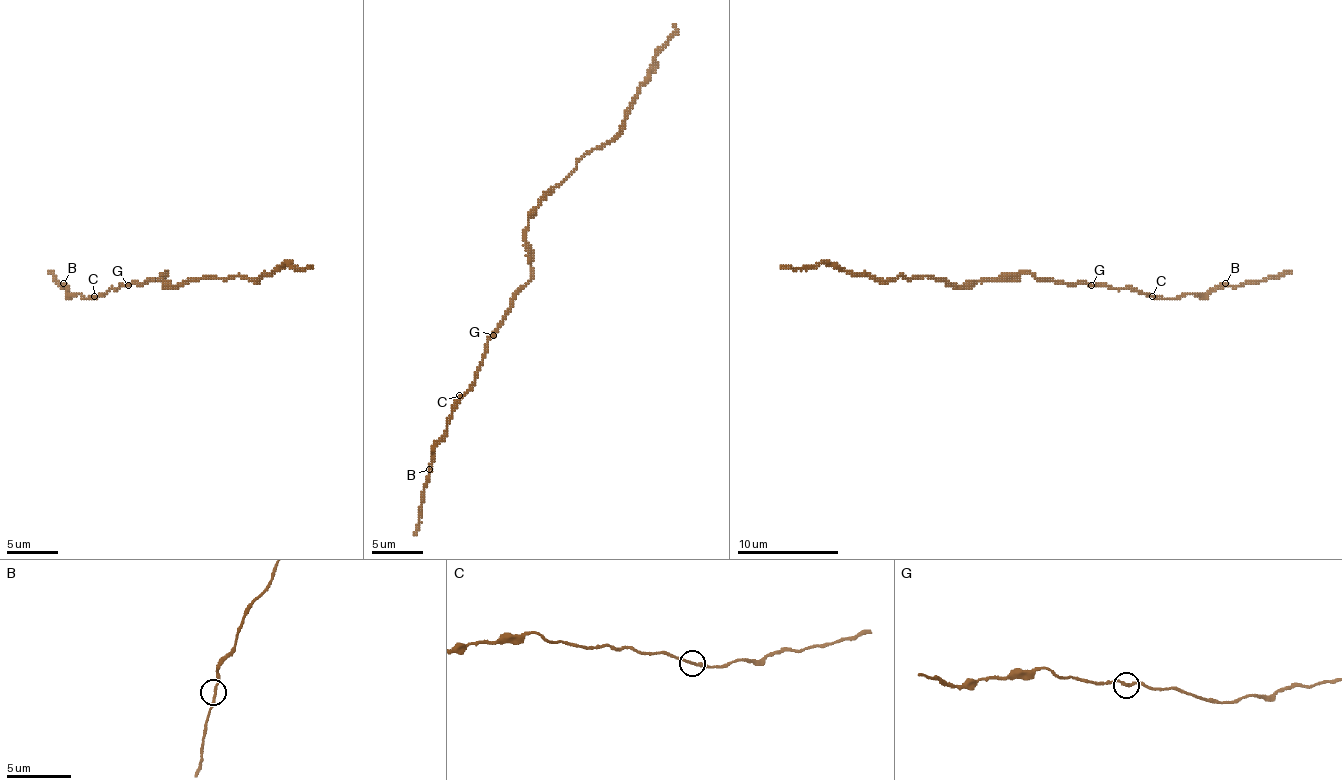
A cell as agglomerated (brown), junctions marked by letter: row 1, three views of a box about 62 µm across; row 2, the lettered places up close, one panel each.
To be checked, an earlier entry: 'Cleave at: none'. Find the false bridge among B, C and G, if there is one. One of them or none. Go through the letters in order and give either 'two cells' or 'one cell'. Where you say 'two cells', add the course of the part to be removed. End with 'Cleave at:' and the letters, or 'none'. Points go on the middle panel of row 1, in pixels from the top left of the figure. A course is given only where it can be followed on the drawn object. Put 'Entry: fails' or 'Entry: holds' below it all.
B: one cell
C: one cell
G: one cell
Cleave at: none
Entry: holds

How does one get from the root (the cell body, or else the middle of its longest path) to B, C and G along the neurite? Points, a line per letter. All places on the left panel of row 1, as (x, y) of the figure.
B: (165, 273), (163, 278), (152, 278), (145, 283), (124, 283), (91, 299), (81, 293), (69, 293), (63, 283)
C: (165, 273), (163, 278), (152, 278), (145, 283), (124, 283), (119, 288), (94, 296)
G: (165, 273), (163, 278), (127, 286)

